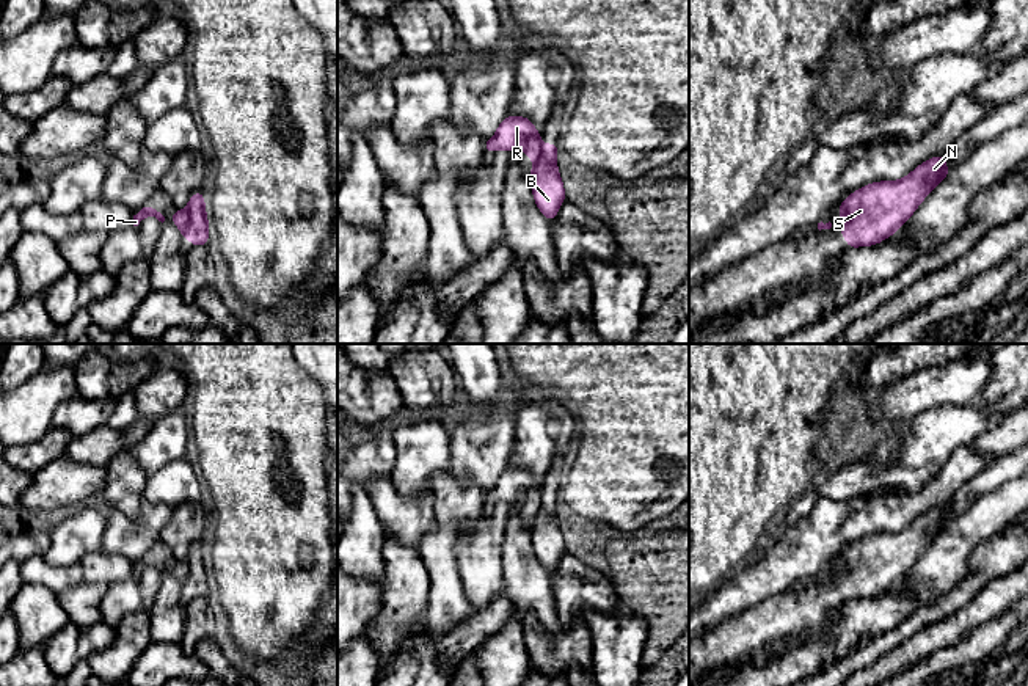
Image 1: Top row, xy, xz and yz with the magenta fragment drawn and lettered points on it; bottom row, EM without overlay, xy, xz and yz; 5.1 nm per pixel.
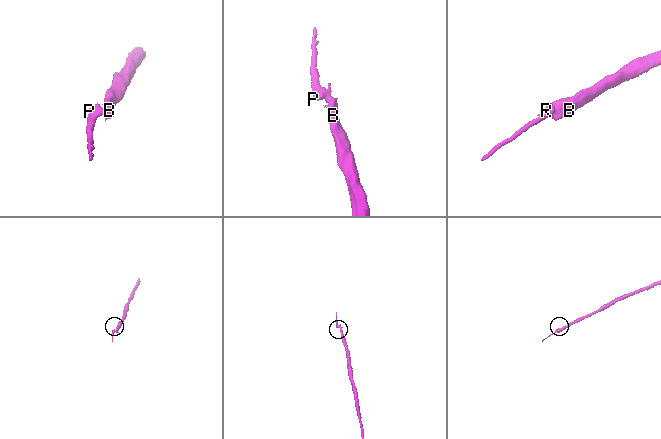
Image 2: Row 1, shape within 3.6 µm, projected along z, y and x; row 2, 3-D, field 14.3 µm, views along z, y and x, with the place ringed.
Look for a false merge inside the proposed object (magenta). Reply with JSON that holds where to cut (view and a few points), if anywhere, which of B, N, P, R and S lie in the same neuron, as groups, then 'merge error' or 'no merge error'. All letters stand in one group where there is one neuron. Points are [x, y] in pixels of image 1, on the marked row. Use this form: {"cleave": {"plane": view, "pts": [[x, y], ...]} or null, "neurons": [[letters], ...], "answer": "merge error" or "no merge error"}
{"cleave": {"plane": "xy", "pts": [[185, 209], [189, 223], [182, 231]]}, "neurons": [["B", "N", "S"], ["P", "R"]], "answer": "merge error"}

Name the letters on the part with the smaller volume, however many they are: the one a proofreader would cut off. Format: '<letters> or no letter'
P, R

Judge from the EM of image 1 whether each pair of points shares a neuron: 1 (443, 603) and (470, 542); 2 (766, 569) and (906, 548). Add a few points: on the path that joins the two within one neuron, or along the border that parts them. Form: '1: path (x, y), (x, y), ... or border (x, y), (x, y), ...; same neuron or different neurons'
1: border (457, 532), (457, 573), (463, 594), (471, 603); different neurons
2: border (868, 536), (854, 542), (821, 572); different neurons

